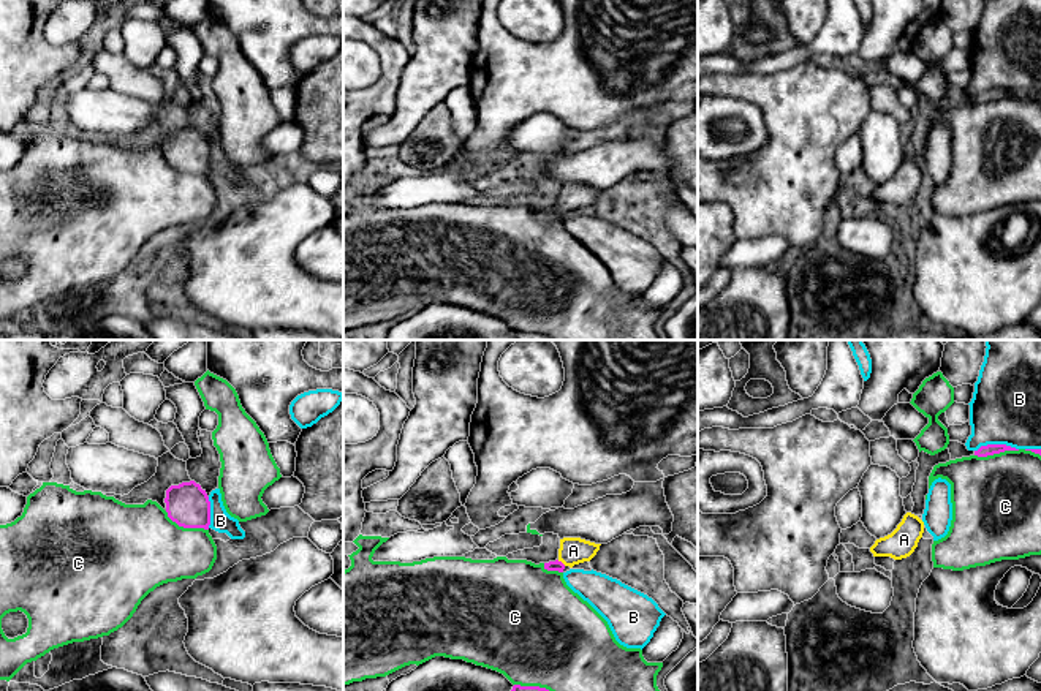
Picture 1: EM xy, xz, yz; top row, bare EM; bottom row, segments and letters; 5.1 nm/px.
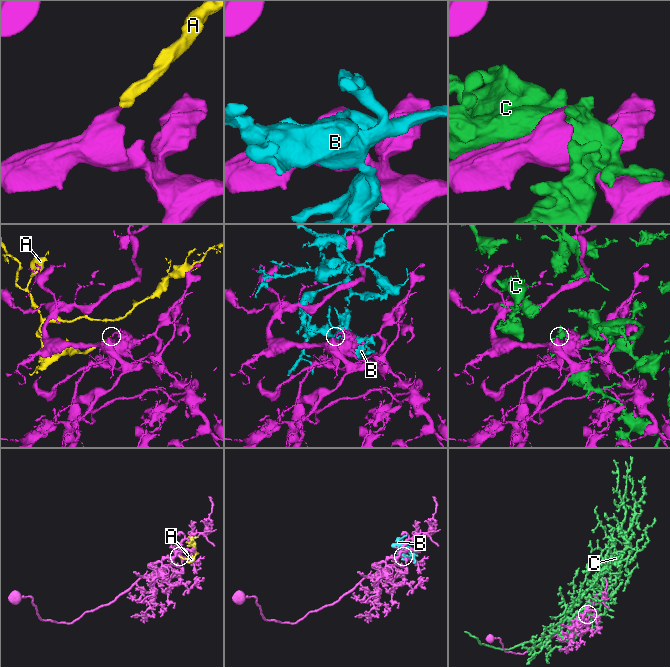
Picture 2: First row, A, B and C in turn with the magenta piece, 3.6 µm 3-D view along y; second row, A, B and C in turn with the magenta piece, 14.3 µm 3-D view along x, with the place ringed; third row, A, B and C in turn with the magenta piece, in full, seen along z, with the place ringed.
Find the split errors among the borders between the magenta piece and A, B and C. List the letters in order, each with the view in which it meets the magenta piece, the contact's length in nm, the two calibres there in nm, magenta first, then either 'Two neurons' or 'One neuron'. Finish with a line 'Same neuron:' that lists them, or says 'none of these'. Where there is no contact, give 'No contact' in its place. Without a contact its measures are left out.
A: Touches magenta in xz. Shared border 50 nm. Thickness 50 nm (magenta) against 140 nm. One neuron
B: Touches magenta in yz. Shared border 220 nm. Thickness 60 nm (magenta) against 360 nm. Two neurons
C: Touches magenta in xy. Shared border 240 nm. Thickness 220 nm (magenta) against 420 nm. Two neurons
Same neuron: A

